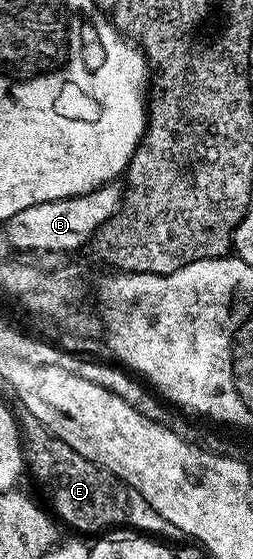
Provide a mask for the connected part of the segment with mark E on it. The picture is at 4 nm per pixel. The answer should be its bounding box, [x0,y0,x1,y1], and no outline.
[22,415,181,539]

